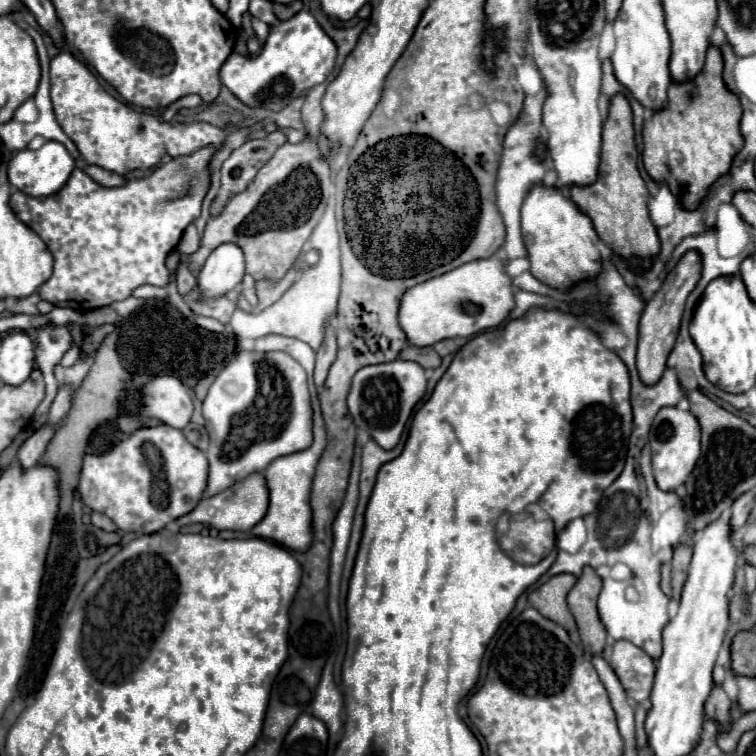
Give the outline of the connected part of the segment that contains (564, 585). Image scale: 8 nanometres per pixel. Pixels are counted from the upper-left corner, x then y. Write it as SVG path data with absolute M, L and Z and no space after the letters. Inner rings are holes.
M568 573L554 575L550 581L546 581L536 591L532 591L528 595L528 601L536 611L540 611L540 615L544 615L546 619L552 619L554 623L560 623L560 627L568 631L574 643L580 643L574 617L566 605L566 595L574 587L574 583L576 583L574 575L568 575Z

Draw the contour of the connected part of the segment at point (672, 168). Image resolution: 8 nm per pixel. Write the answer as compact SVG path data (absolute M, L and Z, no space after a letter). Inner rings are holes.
M710 47L704 69L688 83L672 83L668 89L668 107L656 111L644 125L644 167L656 183L668 185L682 207L696 207L696 203L700 203L700 195L704 195L704 191L708 191L708 187L720 175L724 175L724 171L728 171L732 159L736 157L740 147L744 147L744 139L740 135L742 107L738 97L726 89L722 81L722 67L722 53L716 47Z

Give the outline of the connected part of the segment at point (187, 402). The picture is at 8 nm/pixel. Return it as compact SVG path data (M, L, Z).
M154 377L148 385L142 389L144 393L144 415L158 417L170 427L184 429L190 423L194 403L190 391L184 387L184 383L174 377Z

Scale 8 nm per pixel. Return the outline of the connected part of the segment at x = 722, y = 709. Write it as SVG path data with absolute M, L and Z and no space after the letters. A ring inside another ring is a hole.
M714 687L708 701L706 701L706 715L720 725L720 729L730 729L730 707L732 707L732 701L728 699L728 695L722 691L722 687Z

